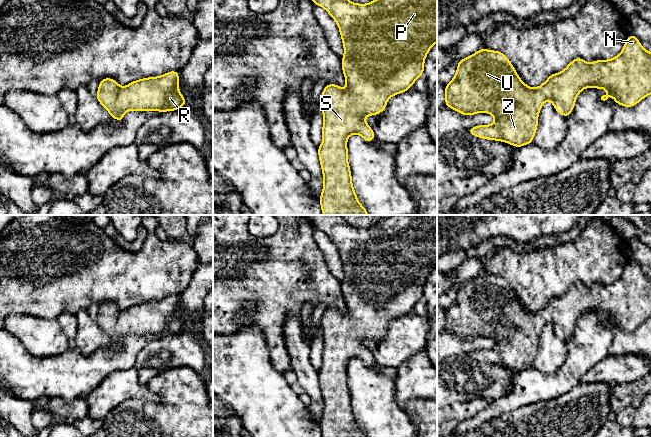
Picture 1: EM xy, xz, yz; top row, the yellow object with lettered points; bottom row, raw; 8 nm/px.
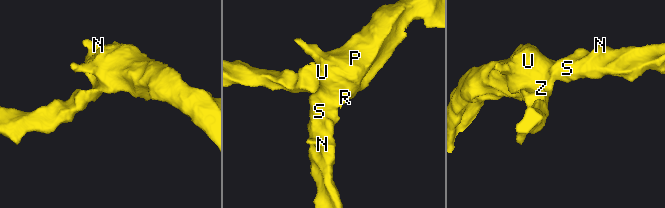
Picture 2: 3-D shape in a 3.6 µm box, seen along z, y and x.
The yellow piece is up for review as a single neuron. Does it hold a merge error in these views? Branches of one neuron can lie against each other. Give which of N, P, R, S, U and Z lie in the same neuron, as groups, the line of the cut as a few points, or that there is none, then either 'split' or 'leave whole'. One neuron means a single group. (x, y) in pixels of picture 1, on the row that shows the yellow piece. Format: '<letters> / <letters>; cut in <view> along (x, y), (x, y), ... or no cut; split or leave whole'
N P R S U Z; no cut; leave whole

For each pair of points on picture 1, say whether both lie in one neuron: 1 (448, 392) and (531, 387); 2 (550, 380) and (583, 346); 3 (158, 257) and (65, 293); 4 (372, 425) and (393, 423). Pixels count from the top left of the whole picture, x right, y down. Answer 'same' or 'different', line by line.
1: same
2: same
3: same
4: same

